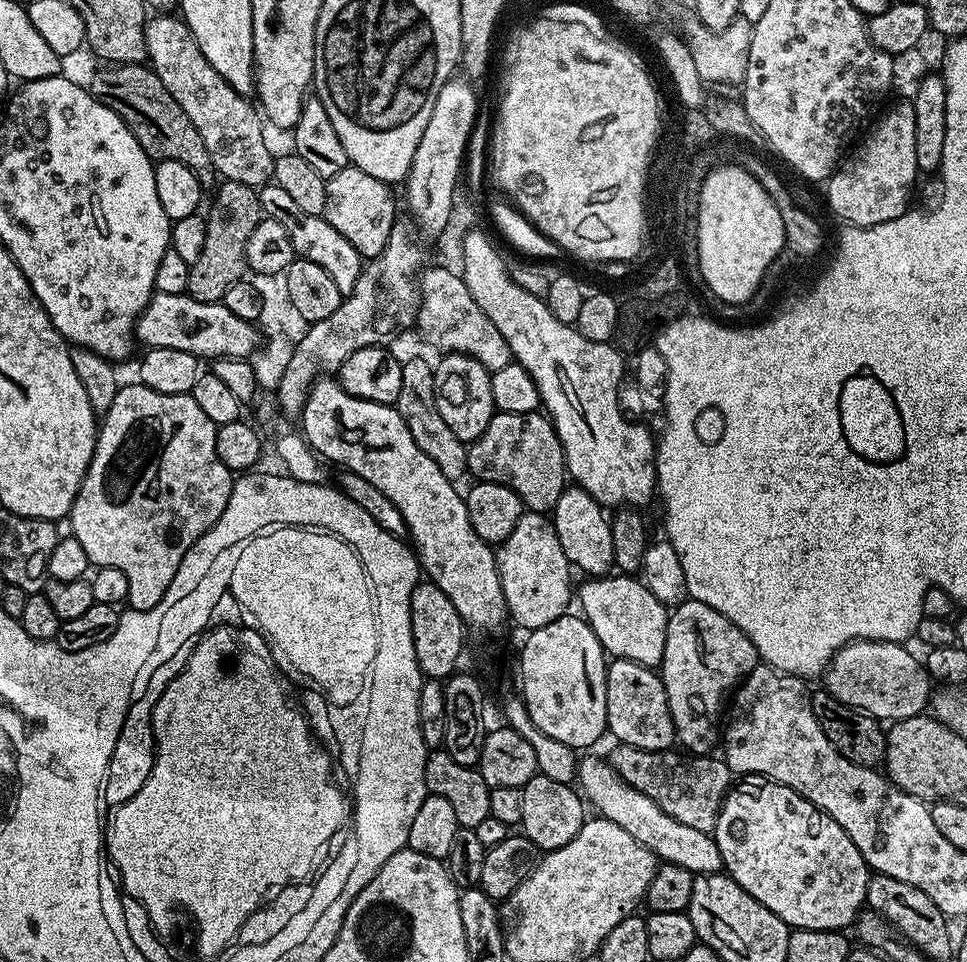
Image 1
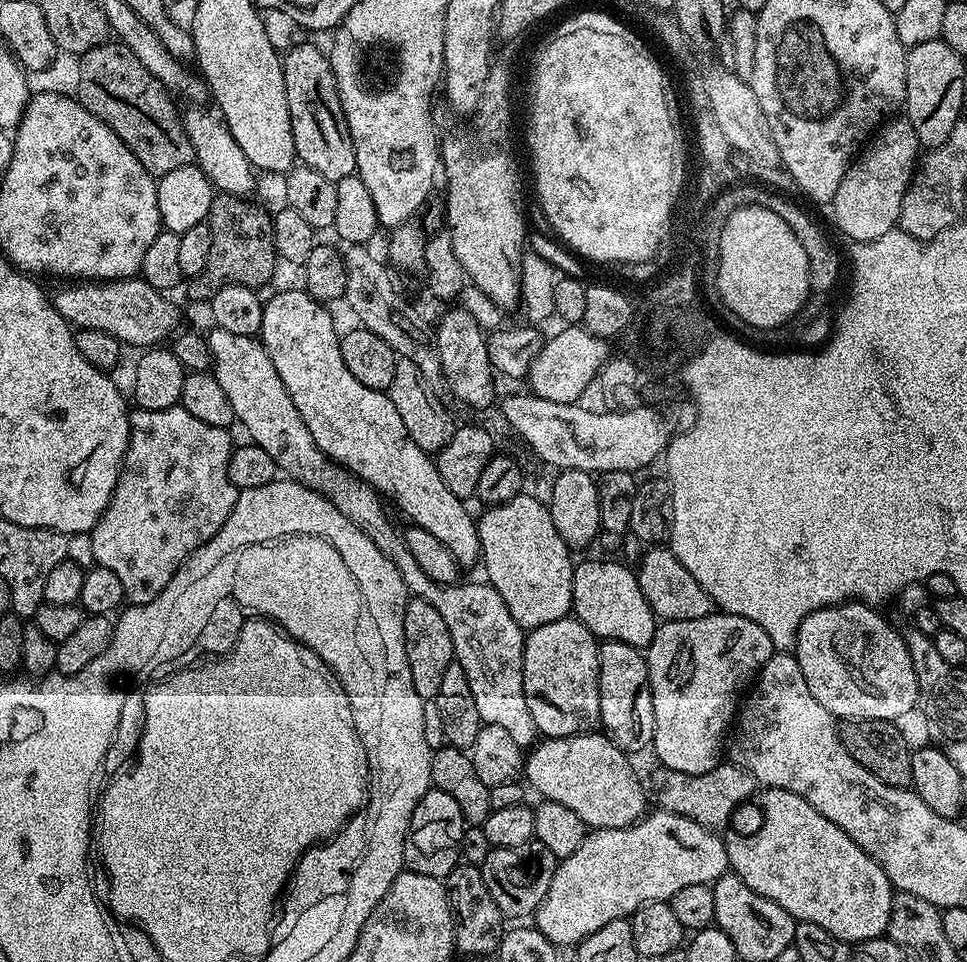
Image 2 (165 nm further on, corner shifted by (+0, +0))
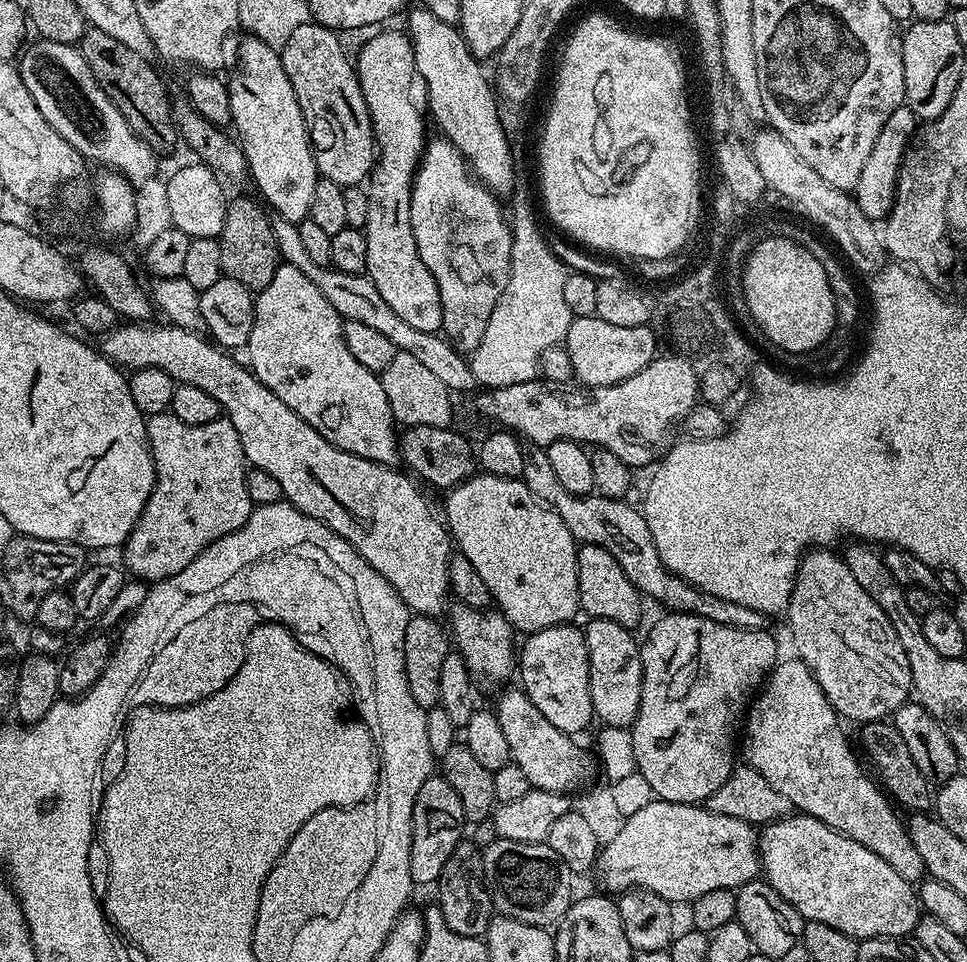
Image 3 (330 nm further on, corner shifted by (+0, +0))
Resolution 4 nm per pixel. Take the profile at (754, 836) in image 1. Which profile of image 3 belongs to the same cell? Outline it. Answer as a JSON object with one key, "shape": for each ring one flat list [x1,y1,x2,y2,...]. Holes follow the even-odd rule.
{"shape":[[789,814,782,820,775,820,772,824,763,825,762,831,758,836,758,843,760,846,763,879,767,880,768,885,774,890,778,890,778,894,782,894,782,898,786,898,786,902,790,902,790,906,794,906,794,910,798,910,798,914,803,916,805,921,826,922,826,926,834,926,834,930,842,930,842,934,850,934,855,940,859,941,904,938,907,937,907,932,908,935,915,933,916,923,920,921,922,909,913,881,902,878,902,874,898,874,898,870,894,870,894,866,889,866,887,862,882,862,882,858,878,858,878,854,874,854,874,850,866,850,866,846,854,842,854,838,846,838,846,834,826,826,826,822,818,822,818,818,813,816]]}

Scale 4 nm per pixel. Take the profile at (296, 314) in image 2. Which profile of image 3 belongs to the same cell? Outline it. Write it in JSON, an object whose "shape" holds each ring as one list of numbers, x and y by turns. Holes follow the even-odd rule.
{"shape":[[281,263,274,278,270,278,270,286,255,293,254,299,254,326,250,330,250,342,246,349,247,363,252,373,274,395,282,398,282,402,286,402,286,406,290,406,290,410,294,410,298,418,314,426,314,430,318,430,318,434,322,434,322,438,326,438,334,446,350,454,358,454,358,458,389,466,399,465,402,459,398,425,392,417,386,390,382,390,379,375,366,370,366,366,362,366,362,362,358,362,354,354,350,354,344,341,344,320,326,300,322,291,298,270,298,266]]}

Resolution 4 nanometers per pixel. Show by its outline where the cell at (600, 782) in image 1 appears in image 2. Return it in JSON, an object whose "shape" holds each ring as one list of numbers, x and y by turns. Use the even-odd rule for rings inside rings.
{"shape":[[592,730,578,736,553,736,541,739,527,753,524,761,524,776,529,785,532,783,541,792,544,800,553,800,574,810,574,814,578,814,578,818,582,818,582,822,589,829,625,828,635,824,646,812,644,788,640,785,640,780,628,760,631,760,629,753,614,746,614,742,609,740,607,735]]}

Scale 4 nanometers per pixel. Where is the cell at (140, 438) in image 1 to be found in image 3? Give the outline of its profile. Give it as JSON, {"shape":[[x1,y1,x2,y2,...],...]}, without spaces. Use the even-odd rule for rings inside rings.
{"shape":[[169,410,149,416,147,421,148,444,152,448,152,461,156,464,156,485,128,541,122,545,122,553,123,567,129,573,132,571,135,579,155,582,178,574,178,570,186,570,206,546,242,527,250,518,254,505,248,493,250,465,244,459,238,430,234,430,227,418,206,422,206,426,186,426,182,418]]}

